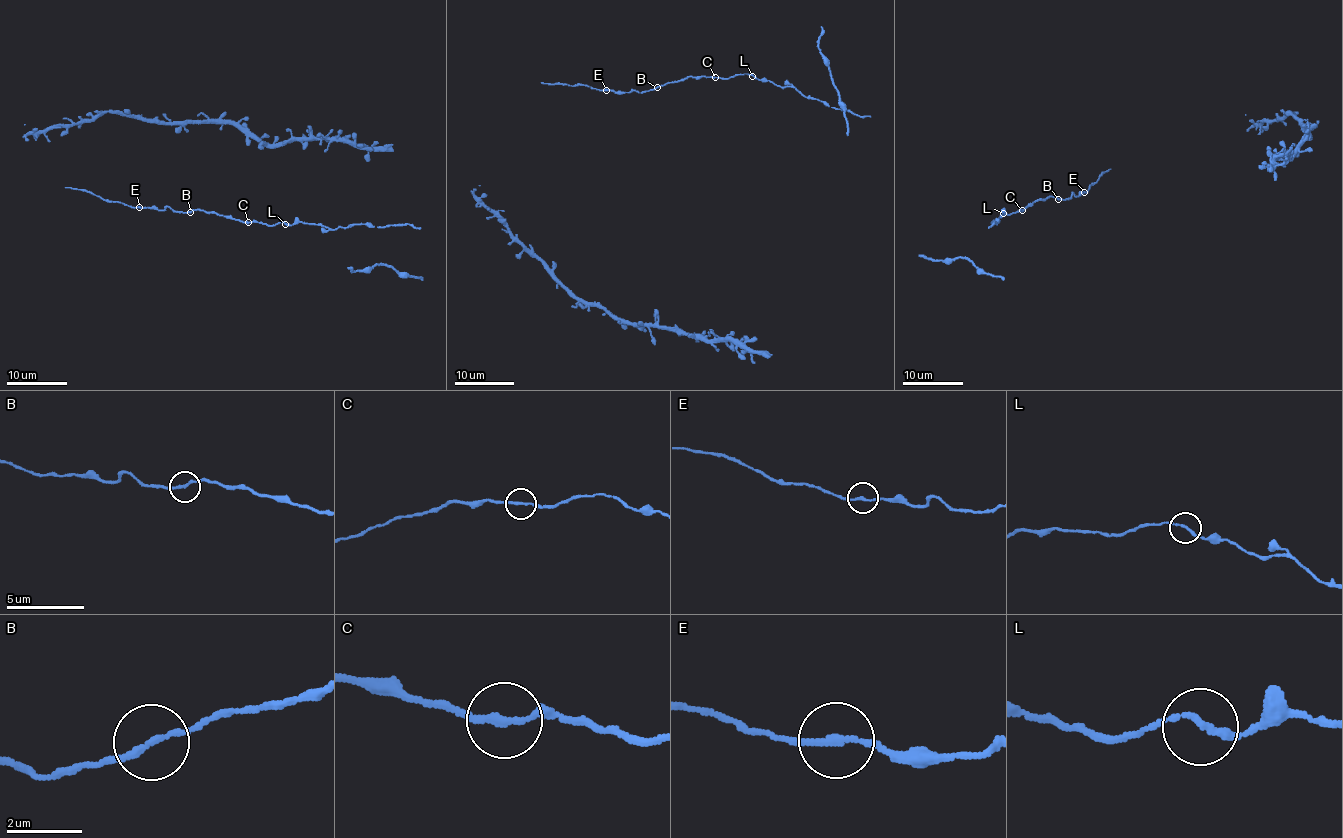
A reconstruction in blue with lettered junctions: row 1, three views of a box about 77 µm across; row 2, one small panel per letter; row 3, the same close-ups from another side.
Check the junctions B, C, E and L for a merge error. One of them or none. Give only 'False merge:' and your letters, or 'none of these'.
False merge: none of these

